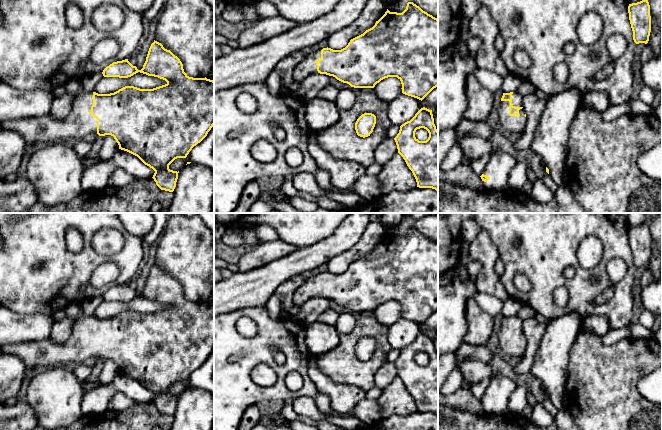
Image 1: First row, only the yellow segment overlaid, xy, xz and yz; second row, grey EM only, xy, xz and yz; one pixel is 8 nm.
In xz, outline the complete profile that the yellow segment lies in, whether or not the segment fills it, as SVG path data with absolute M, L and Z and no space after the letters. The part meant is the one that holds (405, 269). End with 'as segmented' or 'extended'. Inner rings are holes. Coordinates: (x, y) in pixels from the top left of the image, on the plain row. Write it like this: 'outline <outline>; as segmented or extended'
outline M408 226L402 237L390 236L387 233L372 252L351 263L345 272L333 274L327 271L306 278L294 292L293 303L301 306L308 300L318 297L333 300L354 312L374 312L385 302L397 301L401 305L403 318L422 325L438 310L438 243L423 235L413 226Z; extended

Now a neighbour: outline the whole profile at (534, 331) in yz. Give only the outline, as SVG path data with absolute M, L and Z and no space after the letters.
M536 318L523 320L523 332L526 338L526 348L523 357L514 366L514 371L519 375L530 372L535 353L539 348L545 334L547 324L539 323Z

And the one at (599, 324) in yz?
M599 315L587 316L582 321L582 329L591 330L601 337L611 331L607 318Z

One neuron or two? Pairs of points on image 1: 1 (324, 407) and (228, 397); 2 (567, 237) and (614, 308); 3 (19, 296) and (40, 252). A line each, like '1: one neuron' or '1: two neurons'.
1: two neurons
2: one neuron
3: one neuron

